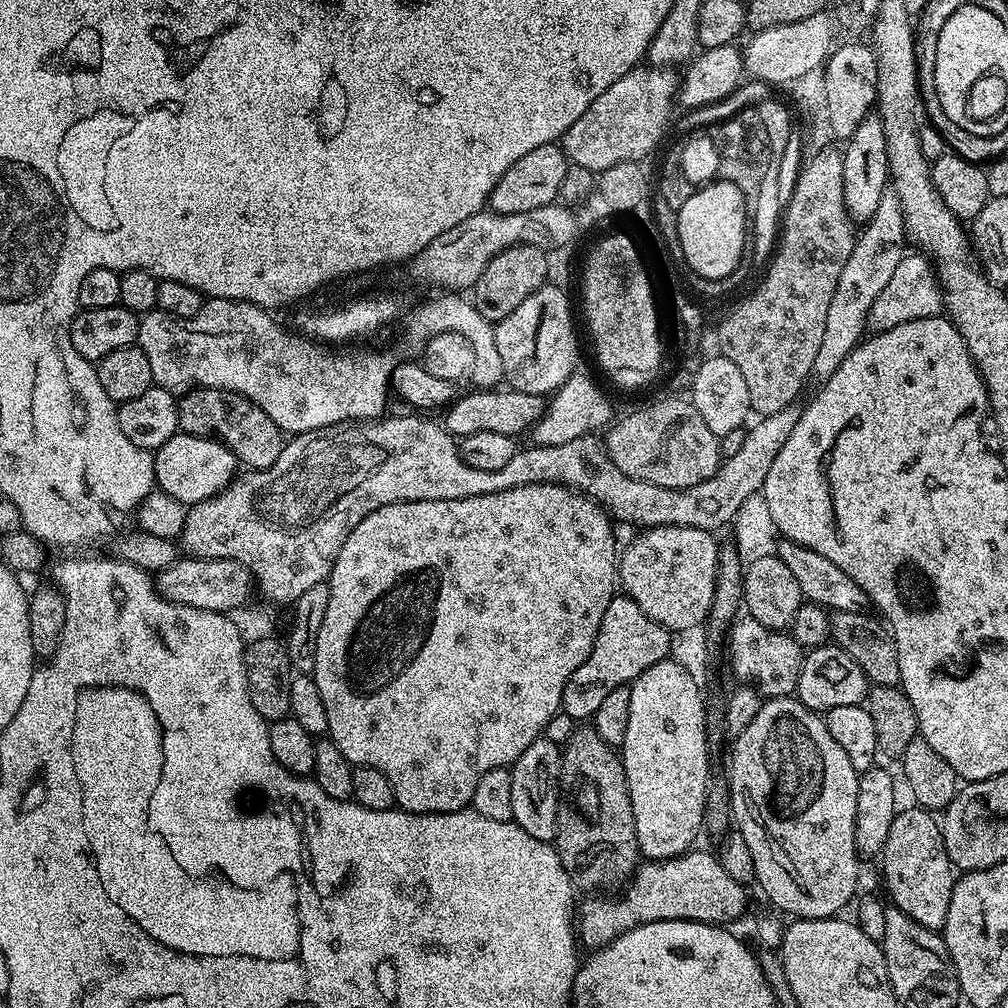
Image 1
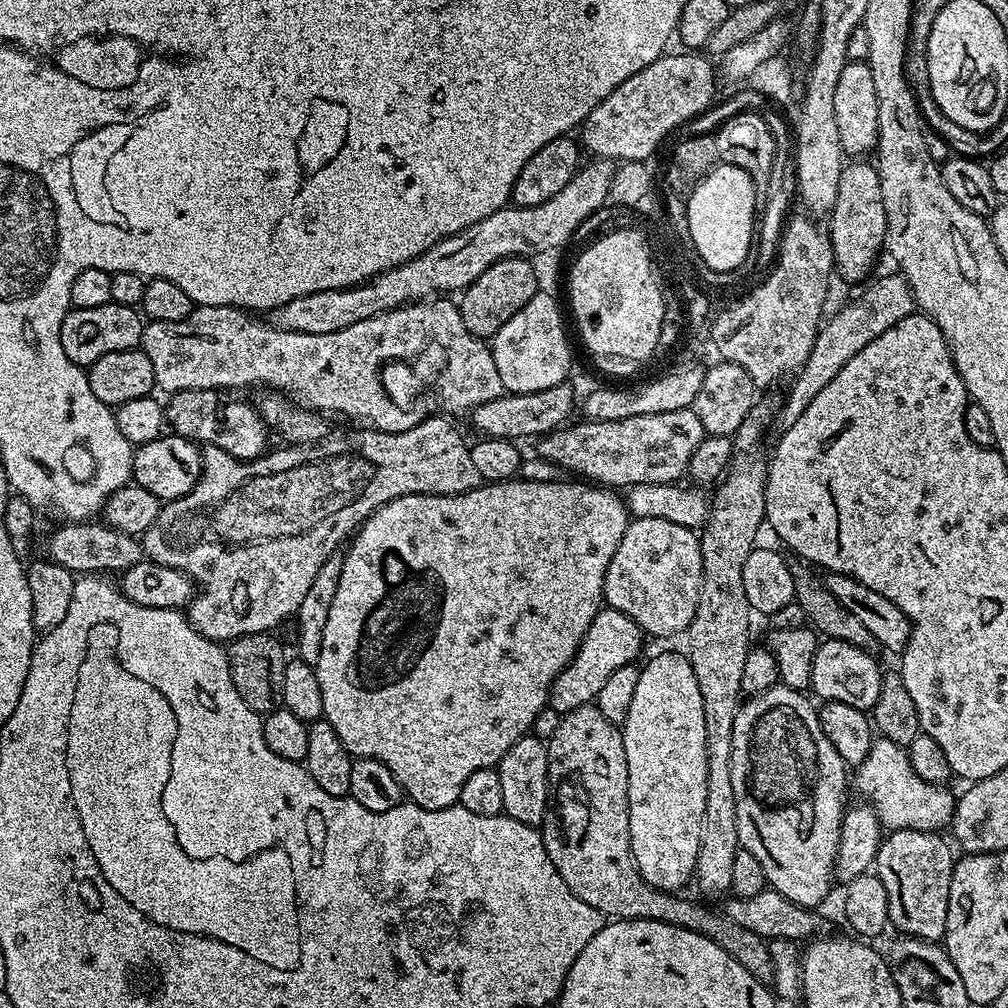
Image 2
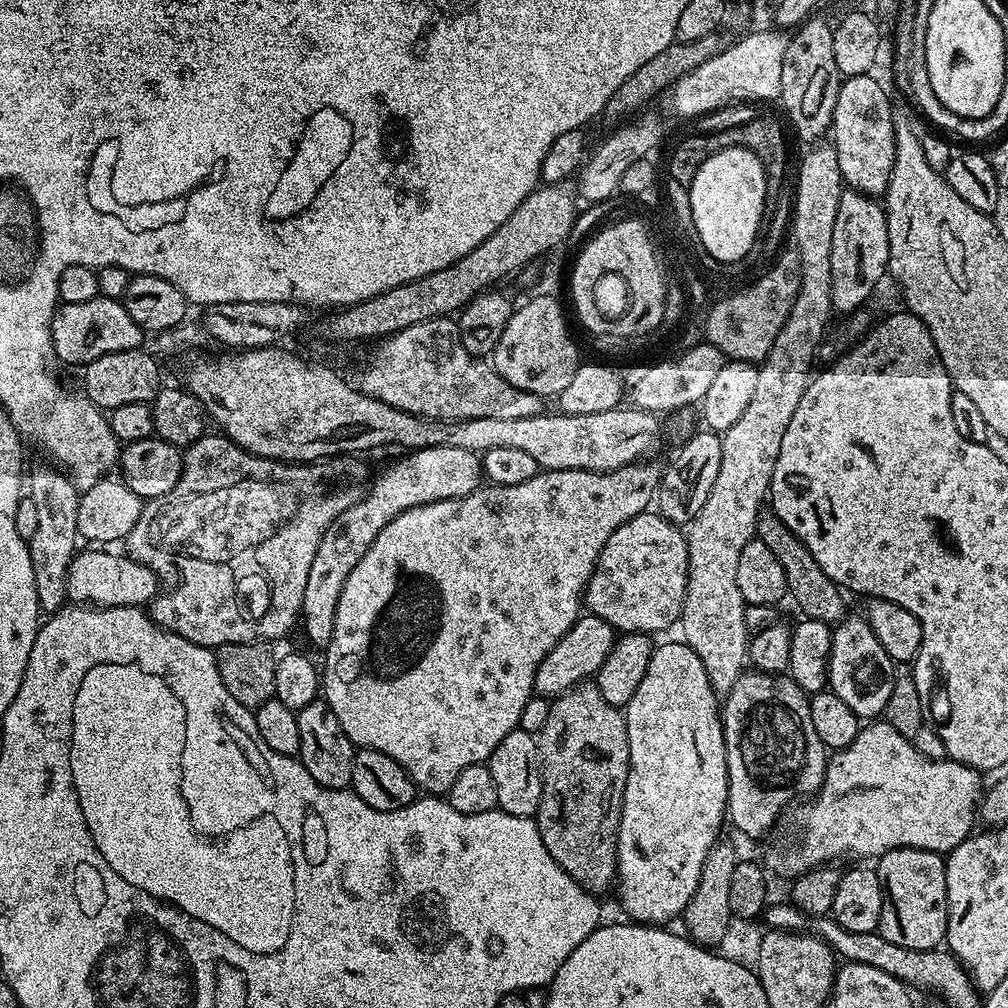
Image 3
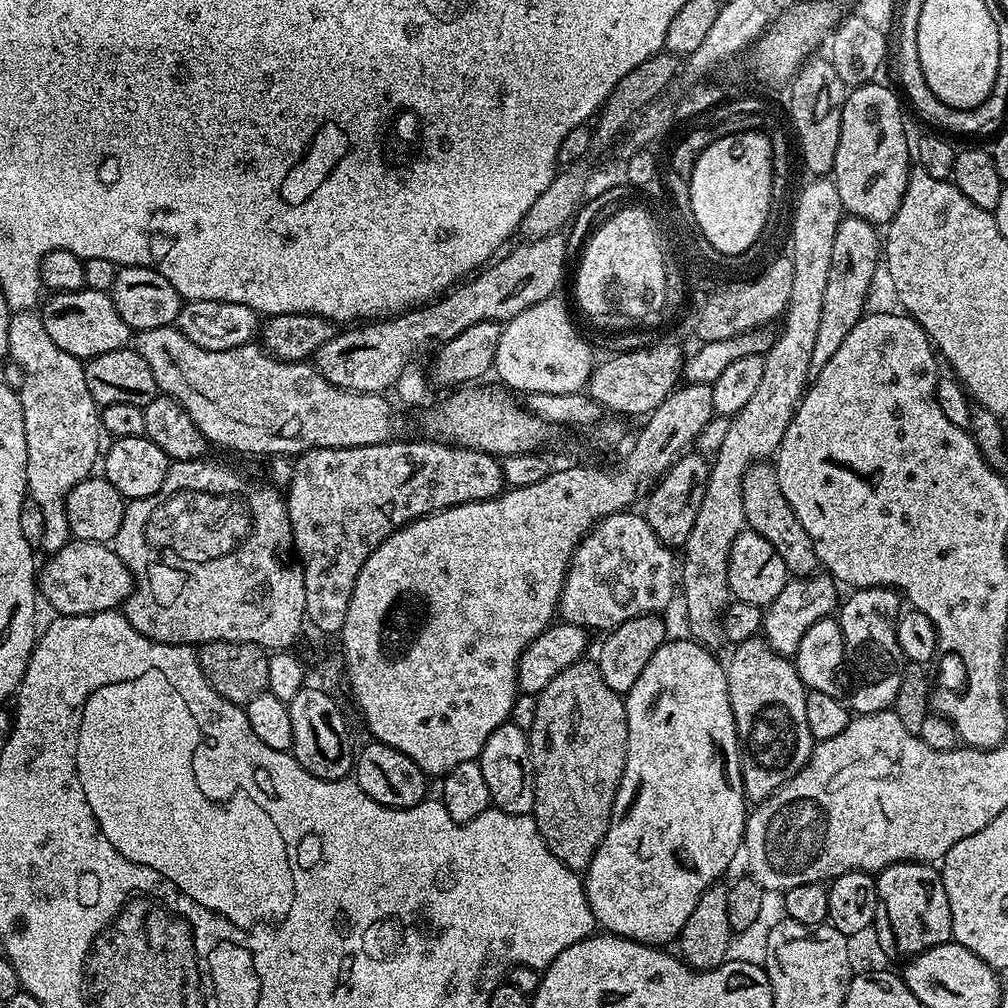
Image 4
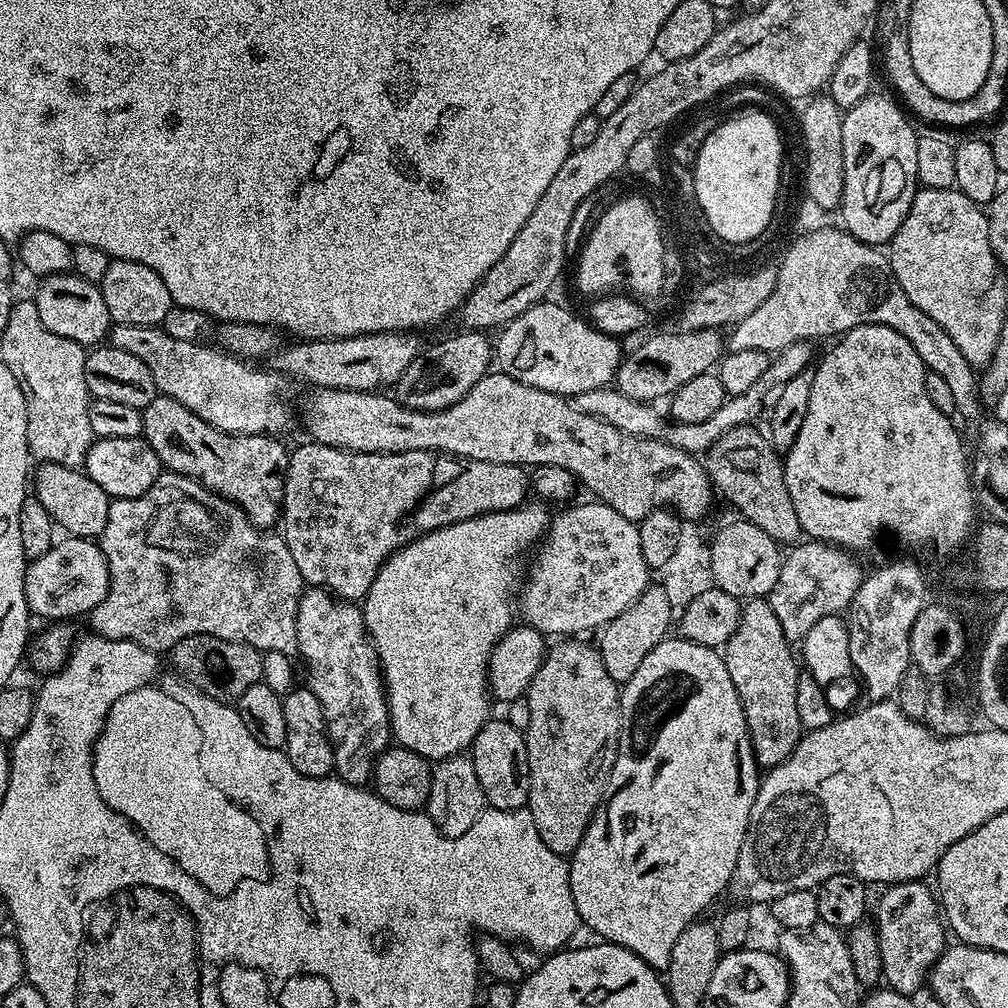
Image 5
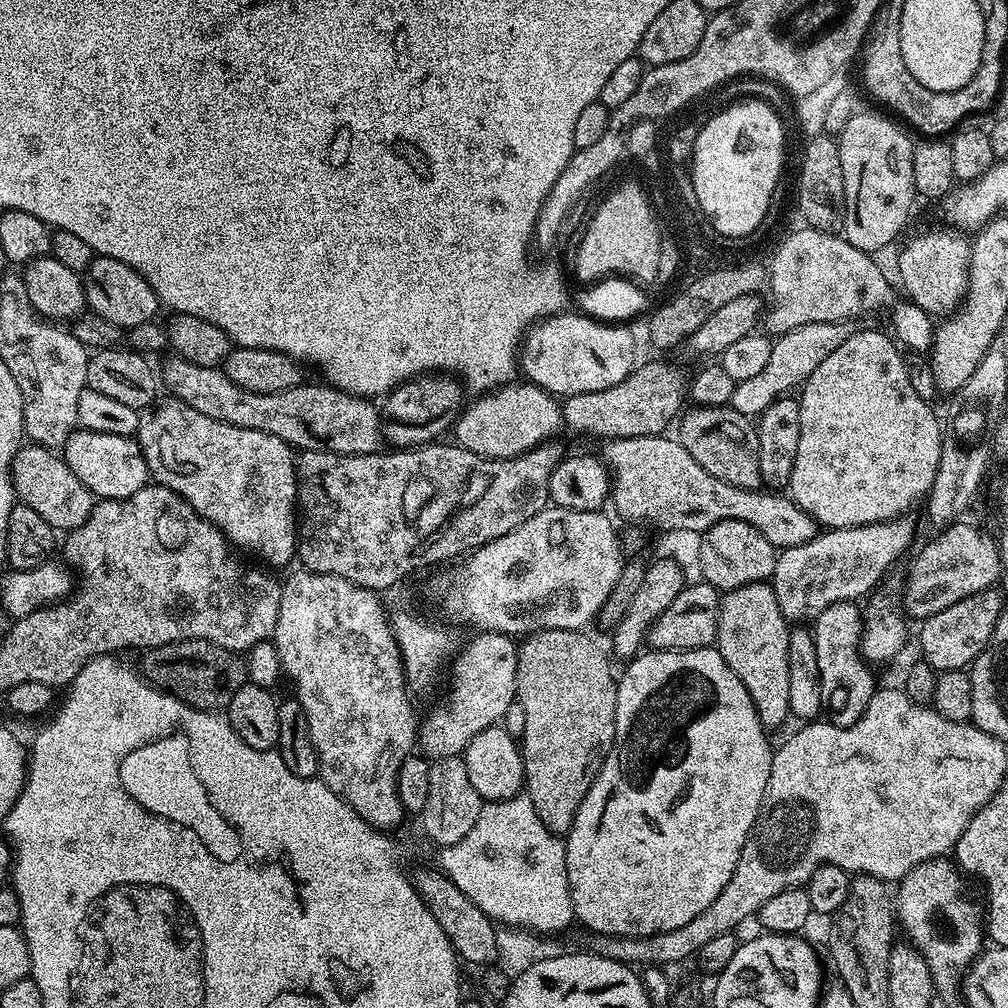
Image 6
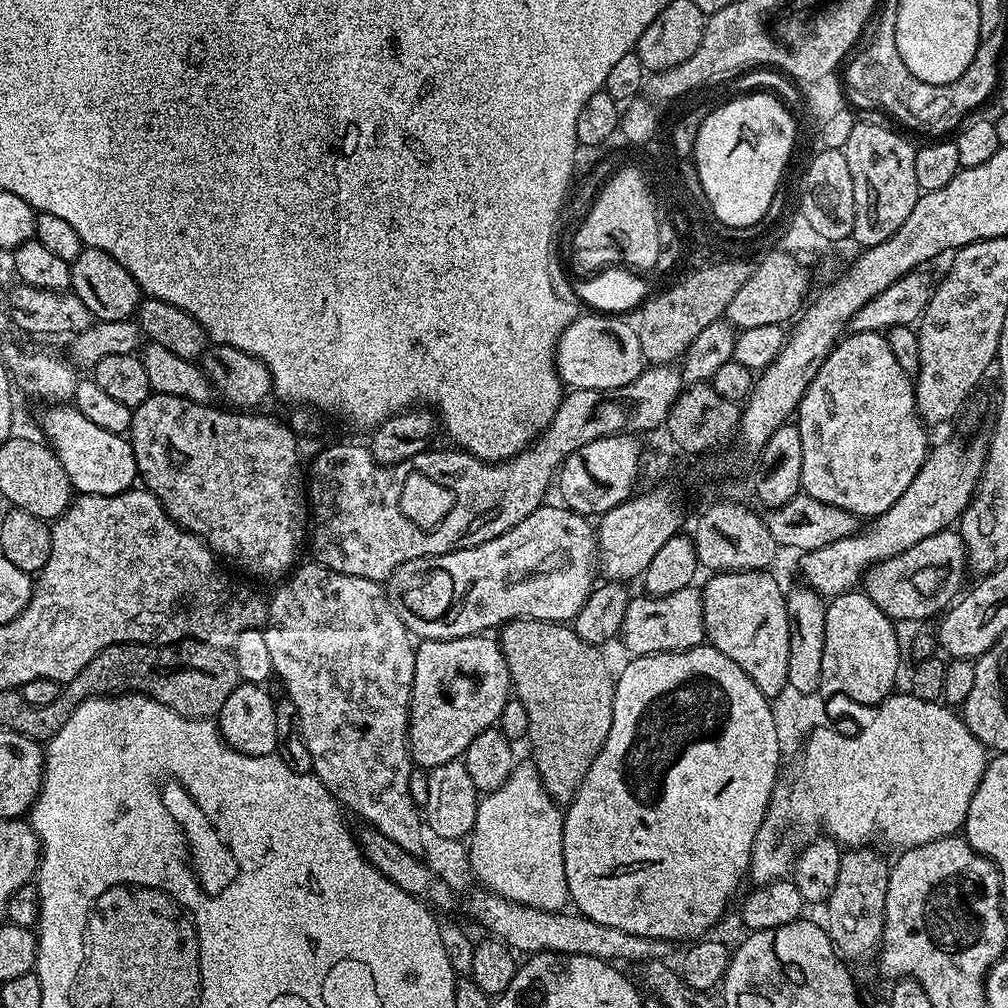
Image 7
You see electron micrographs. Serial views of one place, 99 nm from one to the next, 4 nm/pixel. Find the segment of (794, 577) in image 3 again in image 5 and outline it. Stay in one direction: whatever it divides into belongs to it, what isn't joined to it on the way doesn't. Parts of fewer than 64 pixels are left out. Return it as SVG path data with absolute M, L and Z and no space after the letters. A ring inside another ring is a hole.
M743 424L718 438L702 460L704 471L713 489L720 492L737 508L739 515L749 520L758 530L766 530L781 546L792 546L801 539L798 514L794 514L794 502L790 502L790 490L786 490L784 461L771 440L752 424Z

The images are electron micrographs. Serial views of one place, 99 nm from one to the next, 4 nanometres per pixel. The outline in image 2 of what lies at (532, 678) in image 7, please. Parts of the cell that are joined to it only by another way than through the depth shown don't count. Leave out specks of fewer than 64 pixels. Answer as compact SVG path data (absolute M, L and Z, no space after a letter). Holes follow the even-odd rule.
M595 703L582 706L573 712L565 712L561 715L558 730L554 730L554 734L547 740L548 745L548 808L544 811L544 823L542 825L542 835L544 845L546 846L546 854L550 854L550 862L554 862L554 870L558 870L558 874L562 874L562 882L566 882L566 886L570 886L570 890L578 898L582 898L582 902L586 902L586 906L594 906L594 910L598 910L605 918L612 920L661 920L670 926L678 926L682 930L690 930L694 934L702 934L702 938L710 938L710 942L718 942L718 946L722 946L722 950L726 950L726 954L730 954L730 958L734 958L734 962L738 962L740 966L745 966L759 981L771 983L773 976L773 963L771 962L770 950L768 949L769 941L762 939L758 934L754 934L754 930L746 930L746 926L738 926L738 922L734 922L723 911L707 908L704 904L695 904L692 900L680 896L684 894L669 894L660 891L658 888L652 888L644 881L642 874L638 870L638 866L634 862L634 854L630 846L630 814L628 813L628 767L626 766L626 746L624 745L624 733L615 724L611 724L606 718L602 718L602 714L596 708Z

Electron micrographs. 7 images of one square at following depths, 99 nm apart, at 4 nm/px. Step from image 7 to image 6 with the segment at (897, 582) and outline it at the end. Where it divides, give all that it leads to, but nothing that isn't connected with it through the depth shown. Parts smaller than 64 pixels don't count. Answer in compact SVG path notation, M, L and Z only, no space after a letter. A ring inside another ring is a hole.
M953 522L947 528L937 531L936 537L917 554L908 568L908 581L904 584L904 600L902 608L909 617L920 616L927 618L946 610L946 606L954 606L954 602L962 602L962 598L985 592L993 587L1000 576L1002 565L1000 562L1000 549L997 541L992 540L984 532L979 532L965 522Z

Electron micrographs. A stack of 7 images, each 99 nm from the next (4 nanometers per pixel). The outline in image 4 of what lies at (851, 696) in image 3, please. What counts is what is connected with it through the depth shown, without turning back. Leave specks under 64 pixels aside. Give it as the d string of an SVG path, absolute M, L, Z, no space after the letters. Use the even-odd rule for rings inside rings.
M858 588L851 595L838 608L844 658L847 667L852 667L852 680L856 683L850 708L861 716L887 712L898 694L902 671L902 657L896 637L896 620L902 611L902 596L890 588Z

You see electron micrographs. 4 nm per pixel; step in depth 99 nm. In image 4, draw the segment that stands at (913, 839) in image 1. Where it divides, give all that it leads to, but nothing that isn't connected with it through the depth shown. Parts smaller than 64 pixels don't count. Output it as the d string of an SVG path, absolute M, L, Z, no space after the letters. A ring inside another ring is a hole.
M914 860L891 864L876 876L876 893L878 906L874 933L886 955L911 958L952 940L950 902L946 898L946 886L940 877L939 867Z

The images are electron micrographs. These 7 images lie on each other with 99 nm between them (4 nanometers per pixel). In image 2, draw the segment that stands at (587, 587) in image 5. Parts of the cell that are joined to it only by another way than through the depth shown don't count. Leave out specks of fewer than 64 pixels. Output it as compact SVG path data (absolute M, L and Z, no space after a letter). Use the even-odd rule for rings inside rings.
M635 518L629 523L622 542L606 570L604 579L604 604L614 610L622 610L640 631L652 636L676 636L687 633L698 606L698 594L702 586L702 550L700 537L693 529L678 526L678 522L666 522L666 518Z

